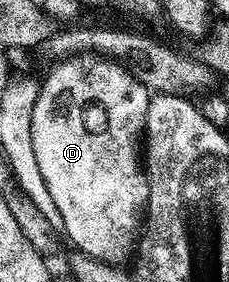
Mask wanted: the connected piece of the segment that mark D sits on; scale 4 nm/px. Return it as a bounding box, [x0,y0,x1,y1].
[31,56,151,265]

